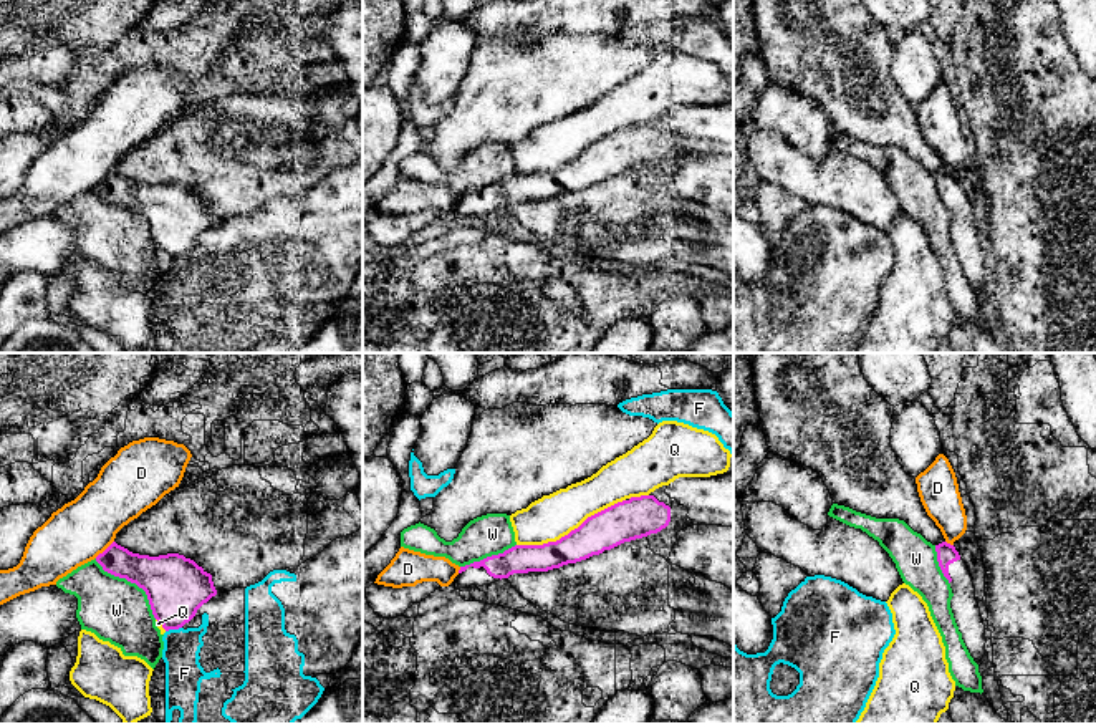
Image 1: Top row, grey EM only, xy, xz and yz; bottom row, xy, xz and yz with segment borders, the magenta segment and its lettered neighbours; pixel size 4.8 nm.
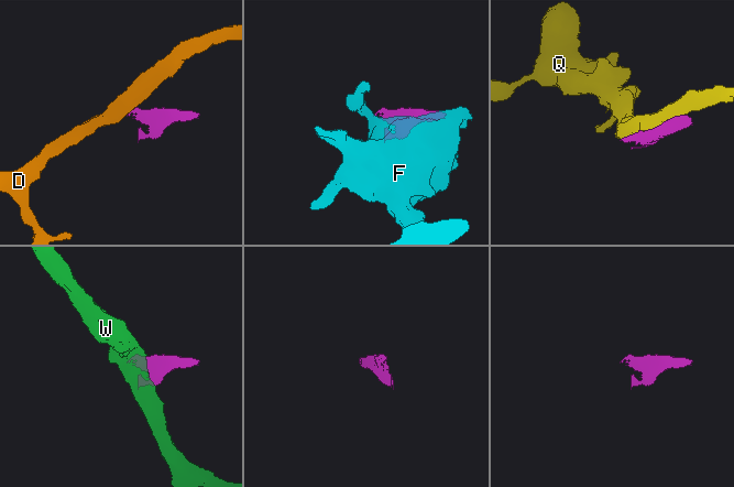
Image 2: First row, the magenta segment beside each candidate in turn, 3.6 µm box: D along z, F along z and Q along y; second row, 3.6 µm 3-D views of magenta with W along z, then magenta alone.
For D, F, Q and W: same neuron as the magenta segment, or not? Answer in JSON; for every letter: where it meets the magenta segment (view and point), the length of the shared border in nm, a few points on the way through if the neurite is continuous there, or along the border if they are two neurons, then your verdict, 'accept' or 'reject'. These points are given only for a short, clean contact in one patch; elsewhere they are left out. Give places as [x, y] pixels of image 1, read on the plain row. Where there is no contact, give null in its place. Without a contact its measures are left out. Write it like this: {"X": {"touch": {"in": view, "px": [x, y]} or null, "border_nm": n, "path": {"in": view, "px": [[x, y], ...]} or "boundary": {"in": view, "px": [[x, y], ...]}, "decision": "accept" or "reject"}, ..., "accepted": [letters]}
{"D": {"touch": {"in": "xy", "px": [105, 179]}, "border_nm": 130, "boundary": {"in": "xy", "px": [[113, 169], [95, 186]]}, "decision": "reject"}, "F": {"touch": {"in": "xy", "px": [173, 257]}, "border_nm": 80, "decision": "reject"}, "Q": {"touch": {"in": "xz", "px": [572, 159]}, "border_nm": 550, "decision": "reject"}, "W": {"touch": {"in": "xy", "px": [133, 211]}, "border_nm": 420, "decision": "reject"}, "accepted": []}

